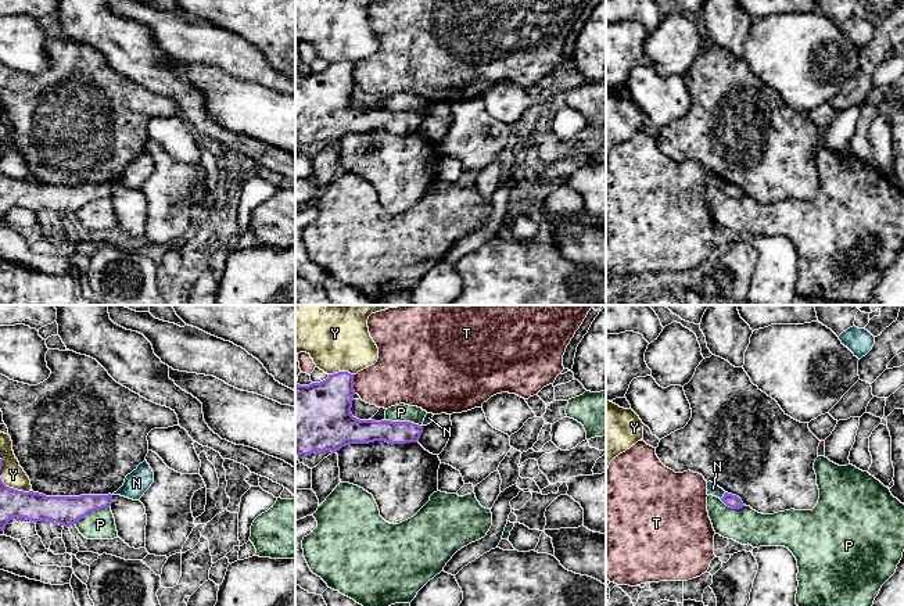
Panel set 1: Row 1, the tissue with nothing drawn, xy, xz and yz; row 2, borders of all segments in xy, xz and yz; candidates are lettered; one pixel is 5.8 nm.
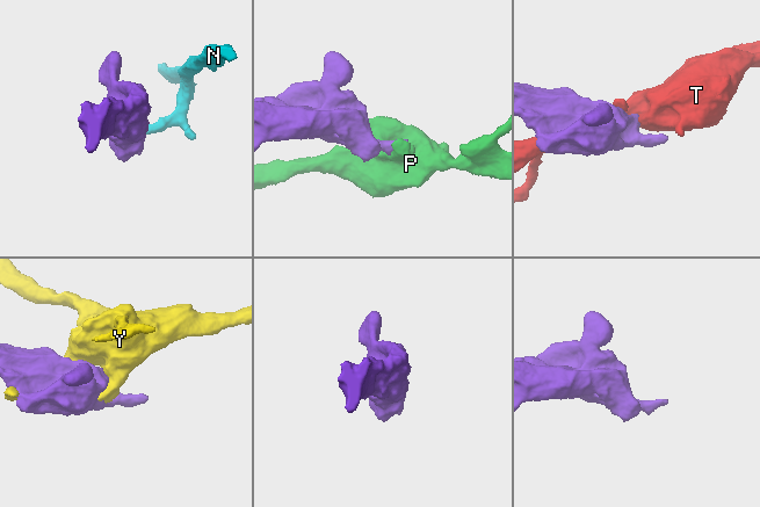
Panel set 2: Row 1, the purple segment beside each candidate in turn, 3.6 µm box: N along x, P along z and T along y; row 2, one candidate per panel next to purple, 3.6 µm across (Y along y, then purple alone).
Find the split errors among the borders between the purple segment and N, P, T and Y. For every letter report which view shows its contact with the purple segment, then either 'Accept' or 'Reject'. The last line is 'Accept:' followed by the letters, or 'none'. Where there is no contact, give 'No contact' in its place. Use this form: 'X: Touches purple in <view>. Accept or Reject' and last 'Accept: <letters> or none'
N: Touches purple in yz. Reject
P: Touches purple in xz. Reject
T: Touches purple in xz. Reject
Y: Touches purple in xy. Reject
Accept: none

